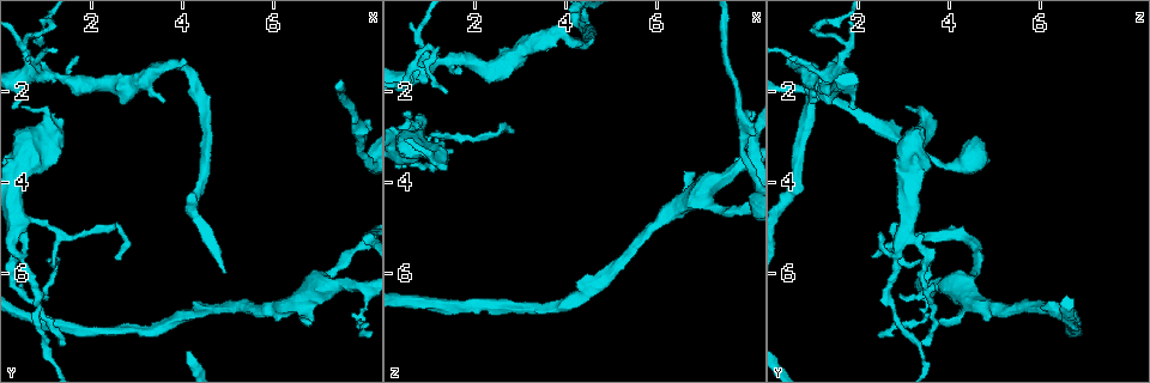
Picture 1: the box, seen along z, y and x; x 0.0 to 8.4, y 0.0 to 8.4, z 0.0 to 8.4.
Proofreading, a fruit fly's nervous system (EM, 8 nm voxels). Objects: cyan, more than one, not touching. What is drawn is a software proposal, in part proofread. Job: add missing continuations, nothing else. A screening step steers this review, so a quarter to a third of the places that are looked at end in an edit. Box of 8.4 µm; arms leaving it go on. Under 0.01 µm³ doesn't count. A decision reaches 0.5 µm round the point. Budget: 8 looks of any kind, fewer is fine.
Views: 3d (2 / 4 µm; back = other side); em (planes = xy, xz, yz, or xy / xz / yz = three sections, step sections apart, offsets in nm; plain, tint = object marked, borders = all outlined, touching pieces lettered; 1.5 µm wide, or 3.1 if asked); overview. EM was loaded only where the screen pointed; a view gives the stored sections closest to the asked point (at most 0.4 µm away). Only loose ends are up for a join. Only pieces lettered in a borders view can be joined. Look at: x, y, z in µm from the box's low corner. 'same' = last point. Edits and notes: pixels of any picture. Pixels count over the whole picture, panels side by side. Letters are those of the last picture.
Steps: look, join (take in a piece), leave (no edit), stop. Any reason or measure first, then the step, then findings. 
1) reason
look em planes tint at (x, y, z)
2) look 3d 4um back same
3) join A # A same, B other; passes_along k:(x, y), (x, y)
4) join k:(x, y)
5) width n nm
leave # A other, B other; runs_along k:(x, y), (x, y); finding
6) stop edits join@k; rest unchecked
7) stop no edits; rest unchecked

tapers out
look em planes borders at (2.60, 5.70, 2.85)

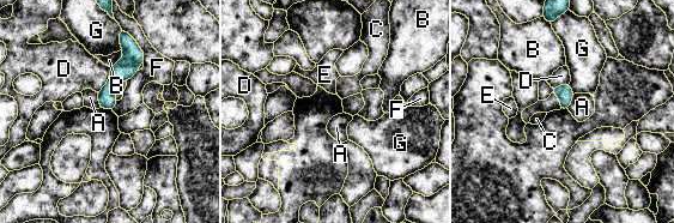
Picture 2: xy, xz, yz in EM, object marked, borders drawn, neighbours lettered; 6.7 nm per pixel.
join E # A other, B other, C other, D other, E same, F other, G other; passes_along 2:(564, 92), (560, 101), (552, 103); it goes on there

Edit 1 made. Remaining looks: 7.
look overview

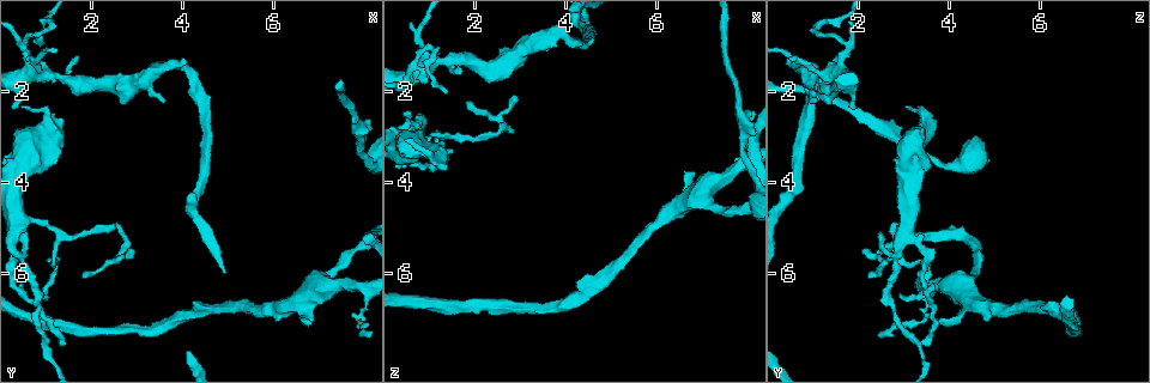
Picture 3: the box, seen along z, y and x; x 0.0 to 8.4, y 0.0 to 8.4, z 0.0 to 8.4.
free end
look 3d 4um at (0.55, 5.05, 2.45)

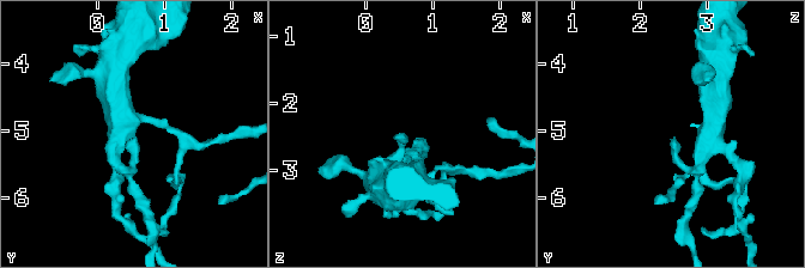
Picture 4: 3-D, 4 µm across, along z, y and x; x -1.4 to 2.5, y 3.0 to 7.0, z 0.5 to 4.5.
need the tissue
look em xz step 4 borders at (0.65, 5.10, 2.50)

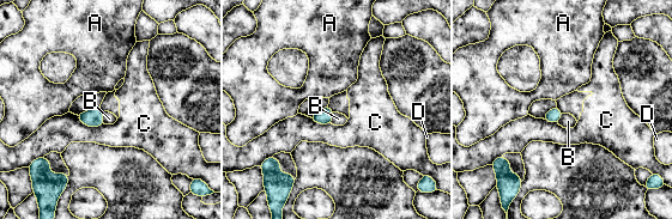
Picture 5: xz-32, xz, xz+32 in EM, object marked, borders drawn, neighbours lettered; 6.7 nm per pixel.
another direction
look em planes borders same

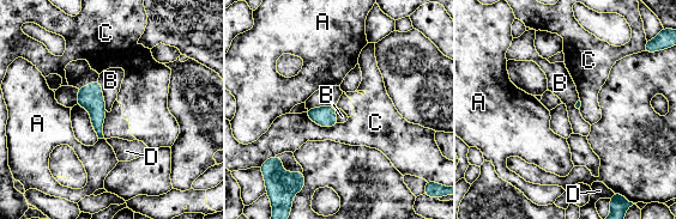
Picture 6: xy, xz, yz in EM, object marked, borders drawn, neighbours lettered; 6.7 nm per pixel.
leave # A other, B other, C other, D other; border 6:(98, 78), (107, 110); no lettered piece goes on from it

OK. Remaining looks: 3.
thin end
look em xz step 4 tint at (1.35, 7.50, 3.45)

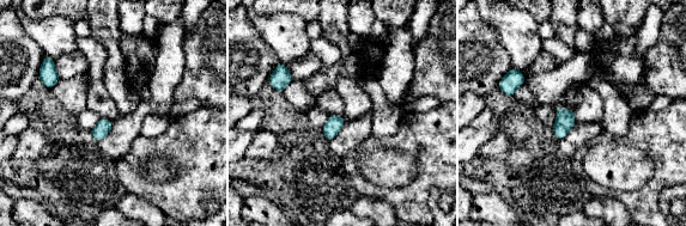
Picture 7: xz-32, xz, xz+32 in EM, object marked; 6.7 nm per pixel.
another direction
look em planes borders same

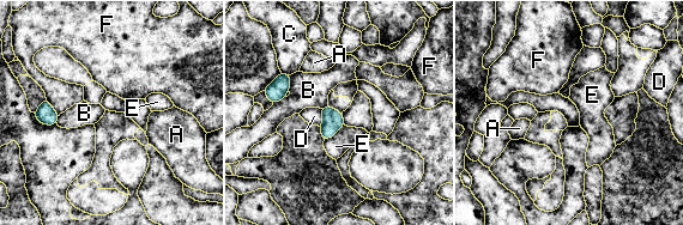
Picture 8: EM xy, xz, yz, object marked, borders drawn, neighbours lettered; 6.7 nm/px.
width 140 nm
leave # A other, B other, C other, D other, E other, F other; border 8:(321, 109), (322, 122), (319, 126); none of them fits

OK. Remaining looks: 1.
stop edits join@2; rest unchecked

